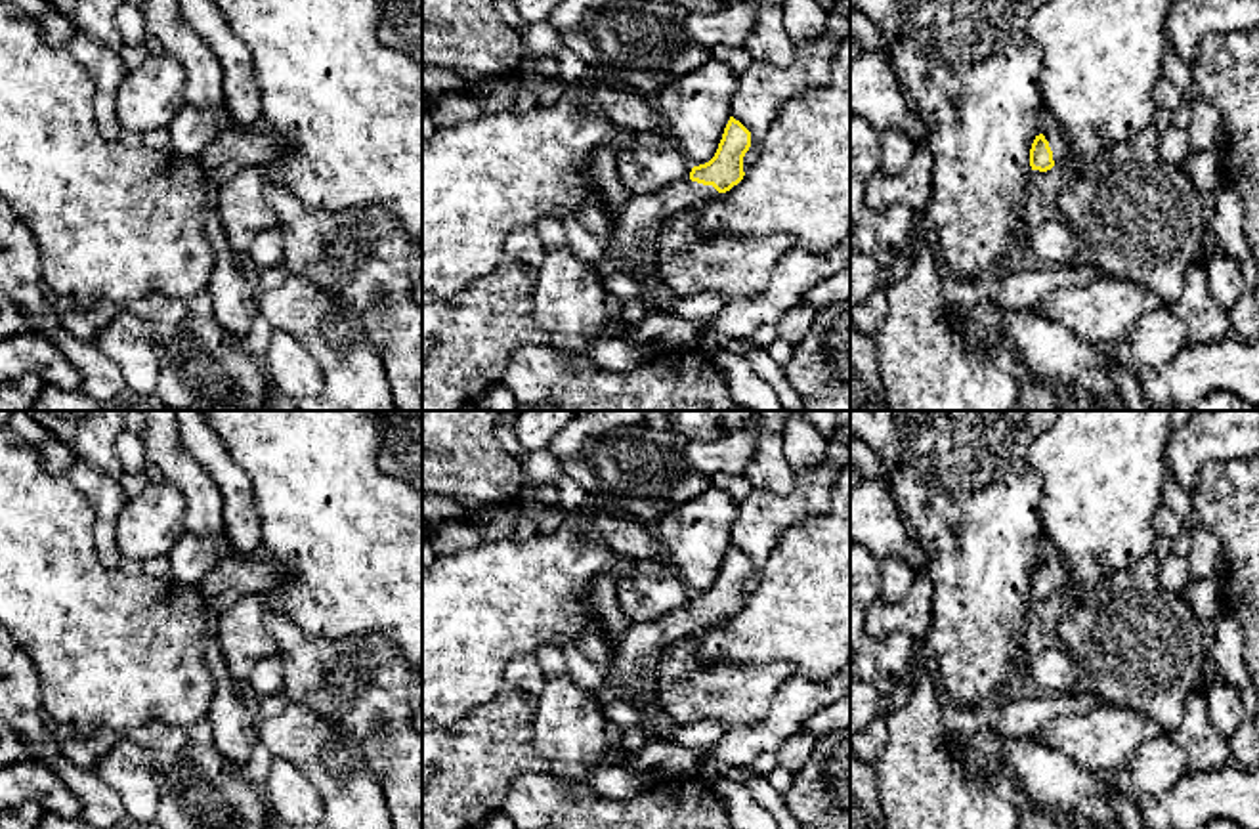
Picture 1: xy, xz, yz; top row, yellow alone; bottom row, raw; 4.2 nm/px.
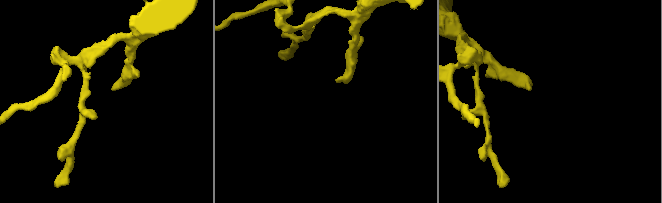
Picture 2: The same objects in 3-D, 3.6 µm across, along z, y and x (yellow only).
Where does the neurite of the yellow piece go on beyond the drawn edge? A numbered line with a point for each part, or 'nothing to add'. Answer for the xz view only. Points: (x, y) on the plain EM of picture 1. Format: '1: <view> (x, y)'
1: xz (635, 659)

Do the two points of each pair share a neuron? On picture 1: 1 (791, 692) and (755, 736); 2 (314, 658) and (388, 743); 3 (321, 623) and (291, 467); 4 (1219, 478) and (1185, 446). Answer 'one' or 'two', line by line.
1: one
2: one
3: one
4: two

